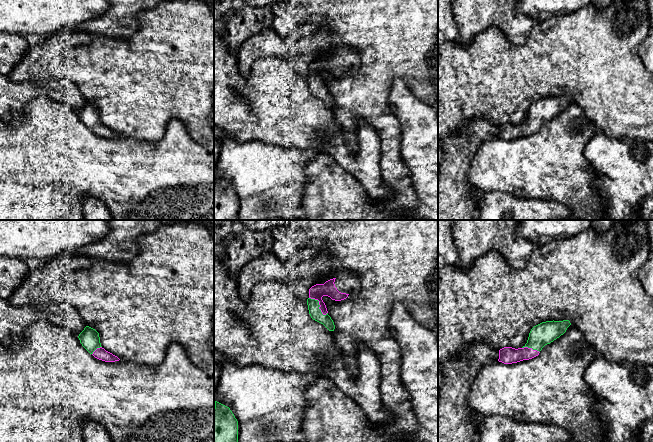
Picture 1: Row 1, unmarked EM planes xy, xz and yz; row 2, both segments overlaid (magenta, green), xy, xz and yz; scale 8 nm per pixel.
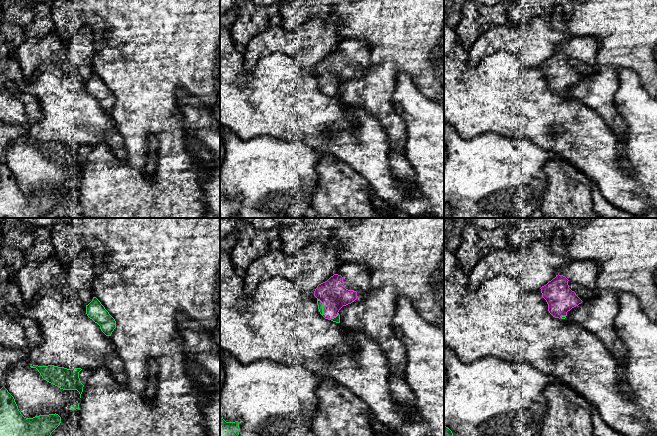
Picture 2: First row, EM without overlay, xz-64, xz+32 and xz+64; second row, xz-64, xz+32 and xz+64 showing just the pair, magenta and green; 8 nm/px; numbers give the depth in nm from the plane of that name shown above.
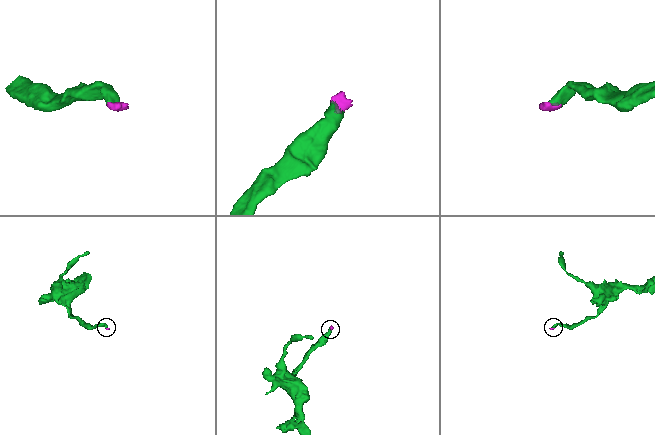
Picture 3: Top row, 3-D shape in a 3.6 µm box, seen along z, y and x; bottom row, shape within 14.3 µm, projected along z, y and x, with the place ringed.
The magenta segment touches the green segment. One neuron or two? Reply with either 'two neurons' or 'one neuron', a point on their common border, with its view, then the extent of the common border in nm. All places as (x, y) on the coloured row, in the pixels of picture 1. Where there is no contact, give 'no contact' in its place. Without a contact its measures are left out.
one neuron | xz (319, 304) | 200 nm

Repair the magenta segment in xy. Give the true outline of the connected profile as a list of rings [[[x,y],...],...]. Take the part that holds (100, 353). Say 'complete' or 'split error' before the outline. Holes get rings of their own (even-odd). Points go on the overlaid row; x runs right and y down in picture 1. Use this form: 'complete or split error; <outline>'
split error; [[[86,326],[79,334],[78,338],[82,346],[95,358],[105,362],[115,362],[120,360],[117,356],[106,351],[101,346],[99,333],[95,329]]]

